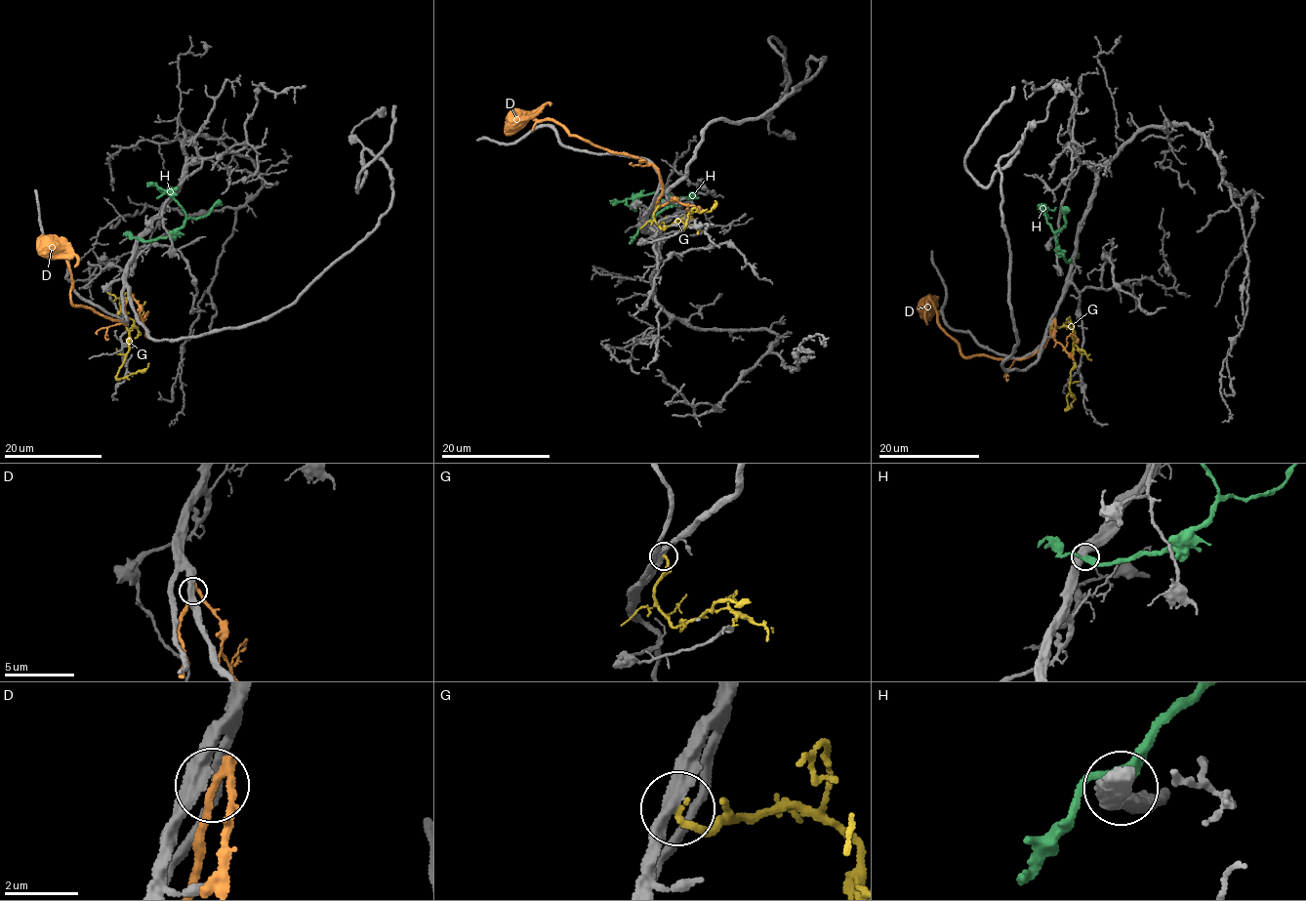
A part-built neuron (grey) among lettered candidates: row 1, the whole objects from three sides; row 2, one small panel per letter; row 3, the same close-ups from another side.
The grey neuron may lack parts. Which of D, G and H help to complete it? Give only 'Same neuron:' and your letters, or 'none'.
Same neuron: none

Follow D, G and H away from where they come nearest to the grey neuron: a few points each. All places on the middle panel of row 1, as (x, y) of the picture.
D: (657, 204), (663, 189), (658, 171), (640, 159), (569, 135), (550, 119), (527, 115), (509, 120)
G: (656, 201), (655, 223), (662, 228), (689, 218), (688, 214), (693, 212), (693, 209), (711, 211), (715, 200)
H: (643, 229), (671, 196), (648, 193), (620, 201), (609, 201)

